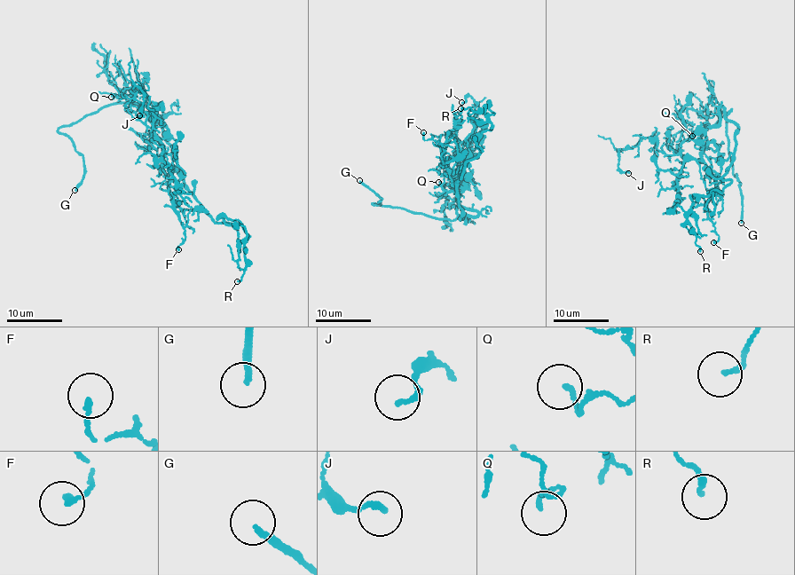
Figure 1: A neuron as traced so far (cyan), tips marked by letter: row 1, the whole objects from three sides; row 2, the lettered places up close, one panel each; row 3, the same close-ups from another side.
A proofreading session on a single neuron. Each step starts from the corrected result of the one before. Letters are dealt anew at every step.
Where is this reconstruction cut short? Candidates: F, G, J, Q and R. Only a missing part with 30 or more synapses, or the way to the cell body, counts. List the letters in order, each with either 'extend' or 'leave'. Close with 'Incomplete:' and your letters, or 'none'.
F: leave
G: extend
J: leave
Q: leave
R: leave
Incomplete: G

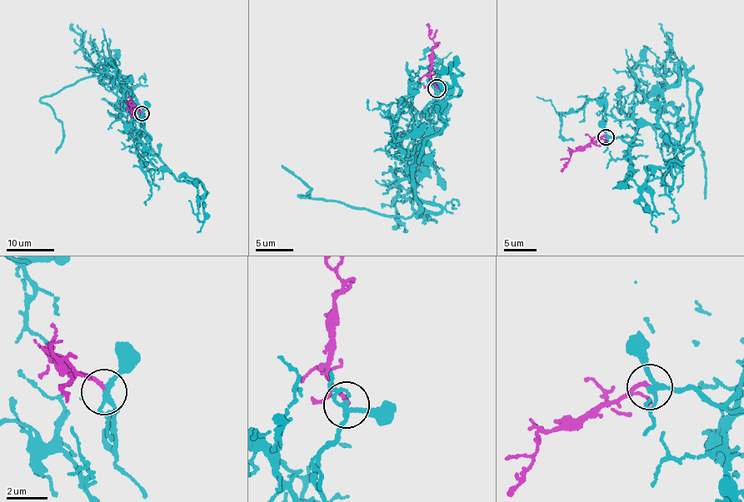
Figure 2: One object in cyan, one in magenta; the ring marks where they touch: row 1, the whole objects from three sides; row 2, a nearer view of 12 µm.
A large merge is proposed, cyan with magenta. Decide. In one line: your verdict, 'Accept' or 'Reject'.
Accept

